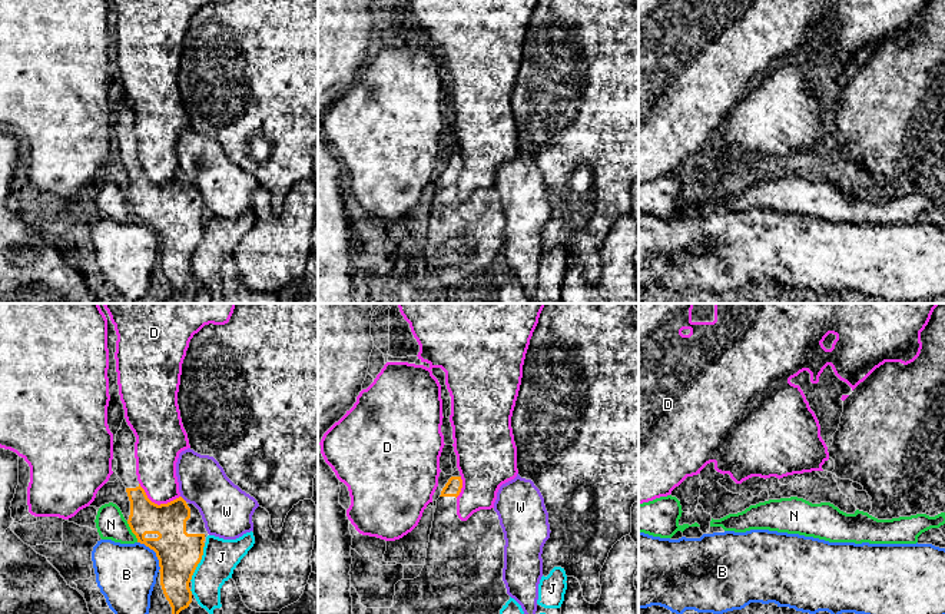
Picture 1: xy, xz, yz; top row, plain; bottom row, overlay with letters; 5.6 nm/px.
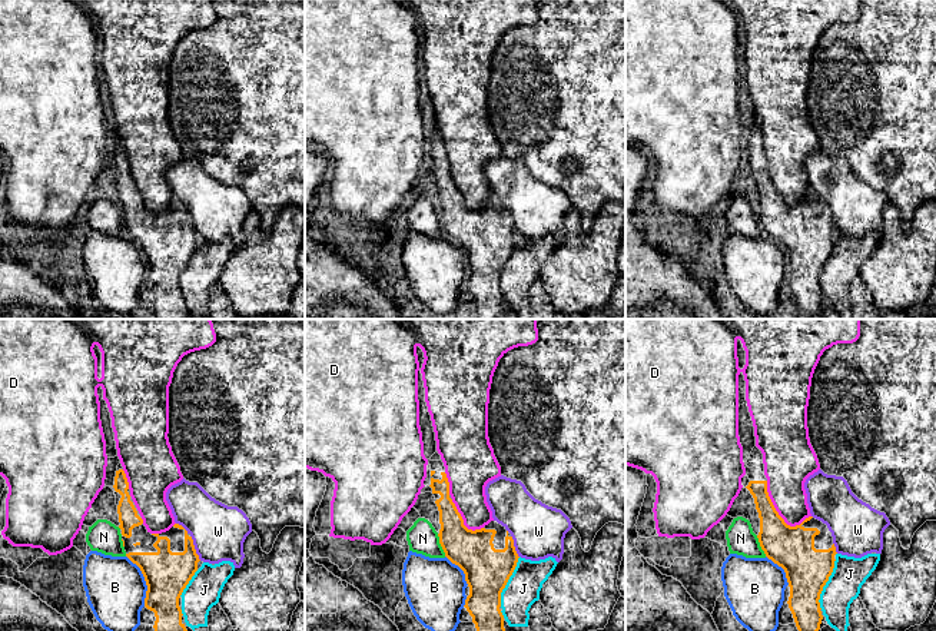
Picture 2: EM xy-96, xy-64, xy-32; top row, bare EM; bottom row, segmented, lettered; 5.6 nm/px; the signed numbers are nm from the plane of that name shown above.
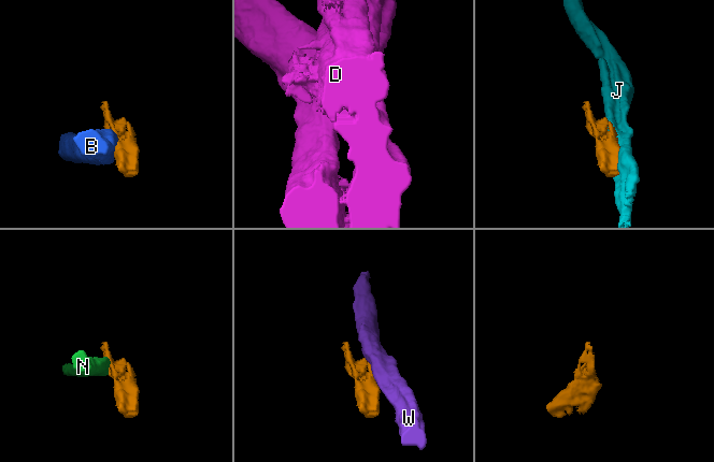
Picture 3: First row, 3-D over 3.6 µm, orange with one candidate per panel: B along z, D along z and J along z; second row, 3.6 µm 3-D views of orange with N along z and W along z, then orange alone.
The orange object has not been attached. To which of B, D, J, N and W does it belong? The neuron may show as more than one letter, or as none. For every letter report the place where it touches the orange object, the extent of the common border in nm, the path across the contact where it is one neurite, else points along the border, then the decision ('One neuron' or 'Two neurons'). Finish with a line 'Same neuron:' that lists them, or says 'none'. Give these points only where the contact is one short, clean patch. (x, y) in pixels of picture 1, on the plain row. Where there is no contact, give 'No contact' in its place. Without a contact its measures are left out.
B: Touches orange at xy (155, 231). Shared border 200 nm. Two neurons
D: Touches orange at xy (156, 183). Shared border 240 nm. Two neurons
J: Touches orange at xy (199, 241). Shared border 240 nm. Two neurons
N: Touches orange at xy (132, 211). Shared border 140 nm. Boundary: xy (126, 201), (138, 221). Two neurons
W: Touches orange at xy (182, 178). Shared border 50 nm. Boundary: xy (181, 175), (186, 181). Two neurons
Same neuron: none

